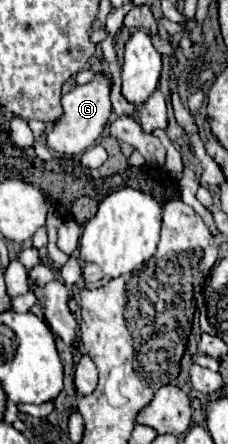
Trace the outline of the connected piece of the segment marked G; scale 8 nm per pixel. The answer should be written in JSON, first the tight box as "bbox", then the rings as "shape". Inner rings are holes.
{"bbox":[48,72,112,154],"shape":[[[98,72],[92,82],[70,90],[66,96],[62,96],[62,106],[64,106],[62,118],[54,126],[48,128],[48,146],[62,154],[82,154],[102,136],[102,130],[112,114],[108,74]]]}

